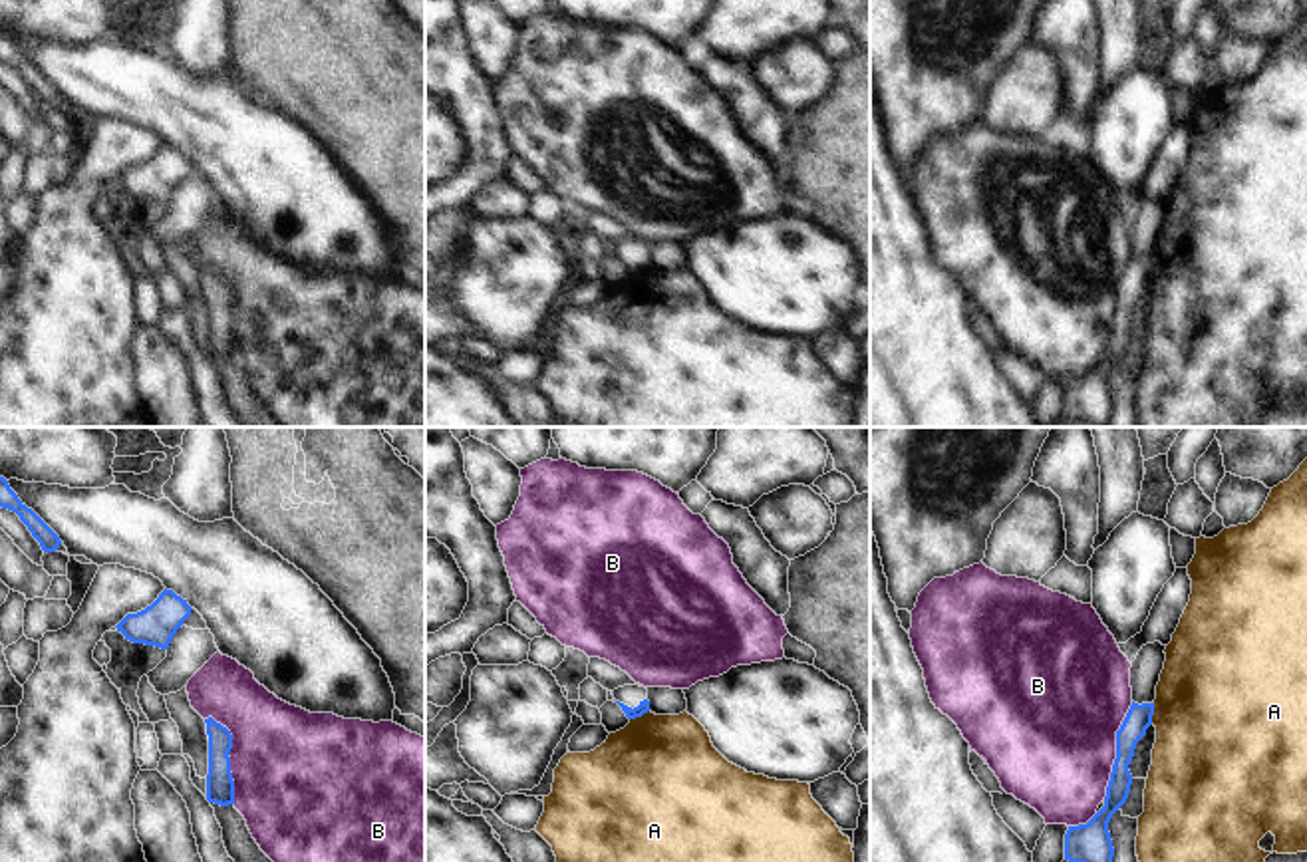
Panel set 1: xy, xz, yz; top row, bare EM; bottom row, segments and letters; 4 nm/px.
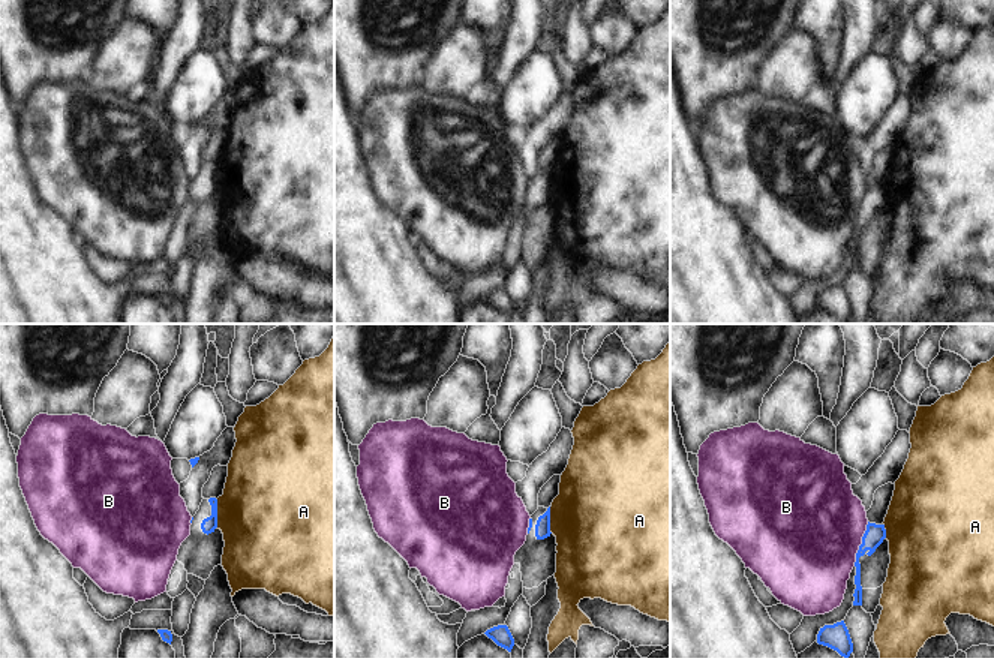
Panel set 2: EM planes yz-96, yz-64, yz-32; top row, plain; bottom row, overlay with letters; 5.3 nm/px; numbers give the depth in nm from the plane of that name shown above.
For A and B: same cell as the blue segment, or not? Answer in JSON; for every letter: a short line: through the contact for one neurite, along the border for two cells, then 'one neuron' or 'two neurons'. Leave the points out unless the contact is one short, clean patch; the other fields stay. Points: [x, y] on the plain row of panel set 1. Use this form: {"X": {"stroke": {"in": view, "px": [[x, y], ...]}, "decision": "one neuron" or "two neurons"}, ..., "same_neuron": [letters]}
{"A": {"decision": "two neurons"}, "B": {"decision": "two neurons"}, "same_neuron": []}

